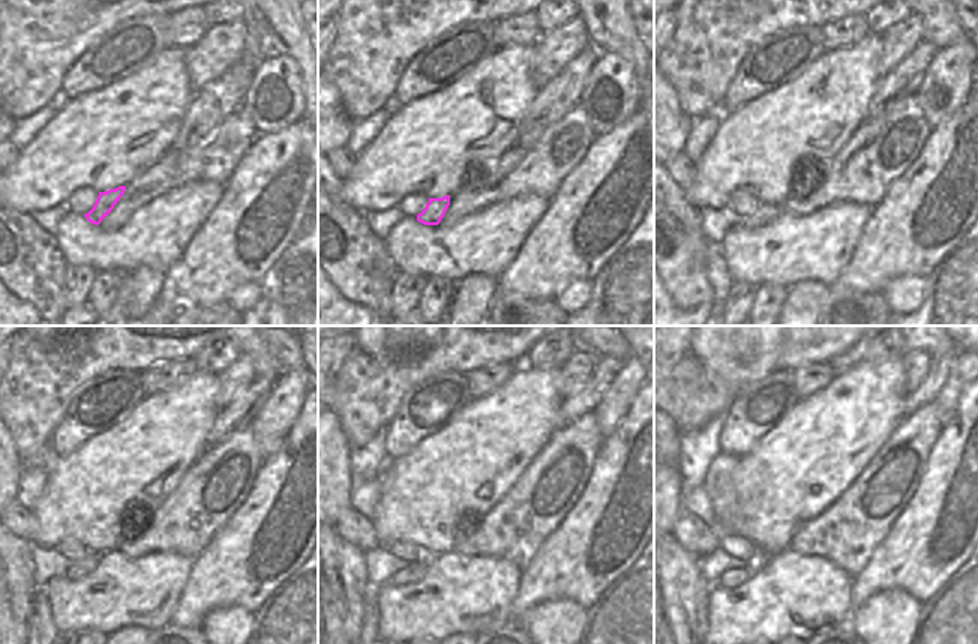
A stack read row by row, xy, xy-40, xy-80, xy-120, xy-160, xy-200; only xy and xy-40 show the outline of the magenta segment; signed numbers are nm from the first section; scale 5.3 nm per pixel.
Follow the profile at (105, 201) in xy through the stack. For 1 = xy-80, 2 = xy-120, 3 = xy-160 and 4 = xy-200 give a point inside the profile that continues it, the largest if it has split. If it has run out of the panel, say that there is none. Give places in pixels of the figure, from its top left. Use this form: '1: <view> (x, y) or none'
1: xy-80 (765, 213)
2: xy-120 (78, 569)
3: xy-160 (416, 571)
4: xy-200 (731, 578)

